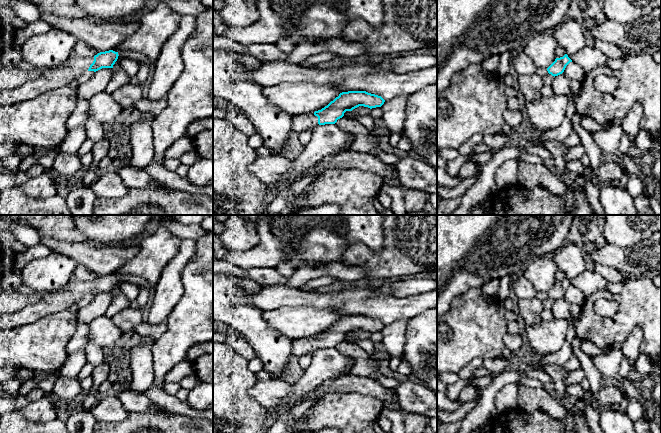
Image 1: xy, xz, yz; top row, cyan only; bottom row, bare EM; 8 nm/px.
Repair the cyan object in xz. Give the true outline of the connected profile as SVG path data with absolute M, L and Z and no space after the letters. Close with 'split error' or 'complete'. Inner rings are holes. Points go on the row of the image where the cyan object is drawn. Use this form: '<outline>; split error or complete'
M366 91L342 92L321 110L292 116L293 130L298 134L312 130L318 125L335 124L346 111L364 106L370 109L381 107L385 100L378 95Z; split error

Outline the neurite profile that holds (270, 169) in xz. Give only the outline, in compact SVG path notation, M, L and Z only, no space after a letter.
M279 155L258 157L249 167L249 172L254 174L262 183L269 185L279 182L283 176L292 169L293 160Z

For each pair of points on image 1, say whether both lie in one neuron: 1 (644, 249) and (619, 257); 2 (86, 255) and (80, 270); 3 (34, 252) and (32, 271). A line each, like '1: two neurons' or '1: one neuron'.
1: one neuron
2: two neurons
3: two neurons

